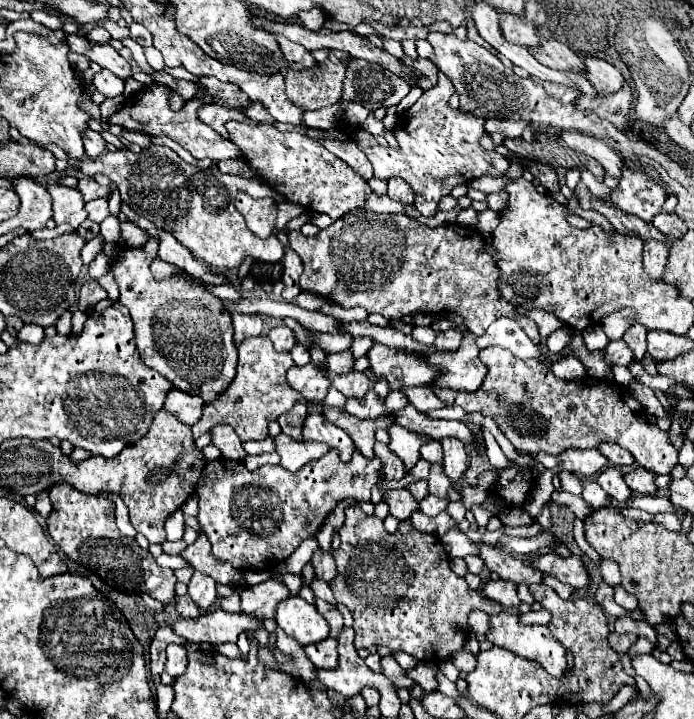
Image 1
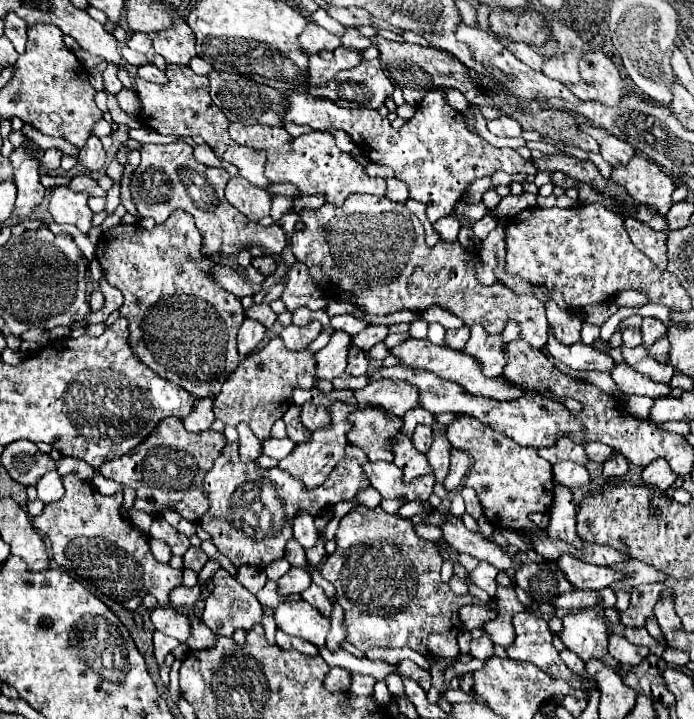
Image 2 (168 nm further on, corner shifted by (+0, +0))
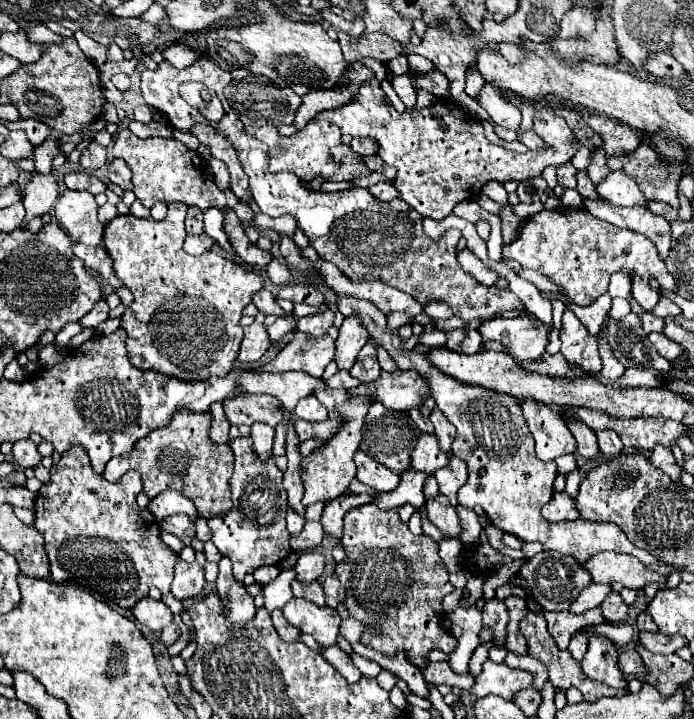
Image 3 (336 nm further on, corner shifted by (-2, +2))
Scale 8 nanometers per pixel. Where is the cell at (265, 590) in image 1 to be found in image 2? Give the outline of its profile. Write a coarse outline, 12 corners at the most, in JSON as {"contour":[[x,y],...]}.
{"contour":[[291,568],[279,582],[279,594],[301,594],[311,586],[305,568]]}

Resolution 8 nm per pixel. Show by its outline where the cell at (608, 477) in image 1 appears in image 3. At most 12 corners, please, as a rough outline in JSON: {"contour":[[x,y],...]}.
{"contour":[[599,430],[601,454],[615,458],[623,450],[619,436]]}

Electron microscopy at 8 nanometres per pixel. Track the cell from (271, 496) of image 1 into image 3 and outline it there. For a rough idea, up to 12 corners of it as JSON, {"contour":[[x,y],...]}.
{"contour":[[229,442],[233,510],[209,518],[235,580],[291,552],[283,470]]}

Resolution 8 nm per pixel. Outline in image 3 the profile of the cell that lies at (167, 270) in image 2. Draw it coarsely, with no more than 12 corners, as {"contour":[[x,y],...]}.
{"contour":[[187,206],[103,234],[135,368],[227,376],[259,272],[183,250]]}

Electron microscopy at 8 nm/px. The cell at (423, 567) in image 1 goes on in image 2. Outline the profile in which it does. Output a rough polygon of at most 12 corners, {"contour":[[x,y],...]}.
{"contour":[[343,516],[321,576],[361,652],[459,656],[459,608],[411,520]]}

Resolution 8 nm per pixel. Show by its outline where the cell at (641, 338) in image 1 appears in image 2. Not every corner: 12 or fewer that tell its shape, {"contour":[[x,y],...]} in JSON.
{"contour":[[643,318],[643,346],[649,348],[667,334],[659,318]]}

